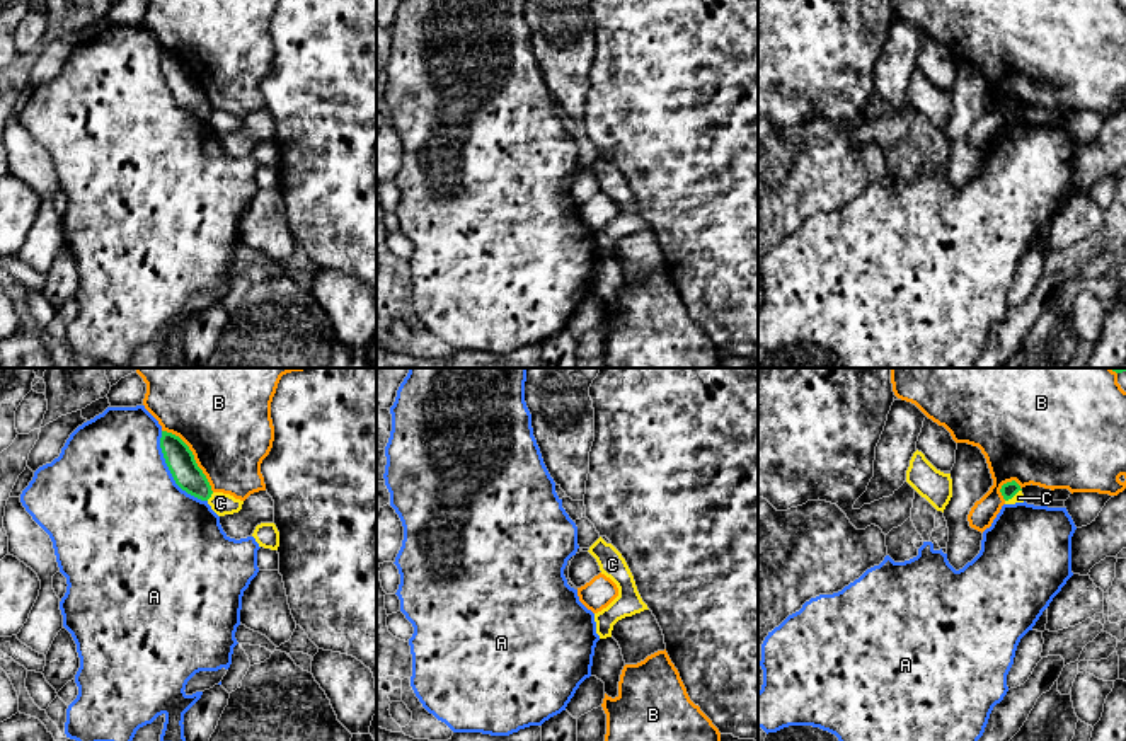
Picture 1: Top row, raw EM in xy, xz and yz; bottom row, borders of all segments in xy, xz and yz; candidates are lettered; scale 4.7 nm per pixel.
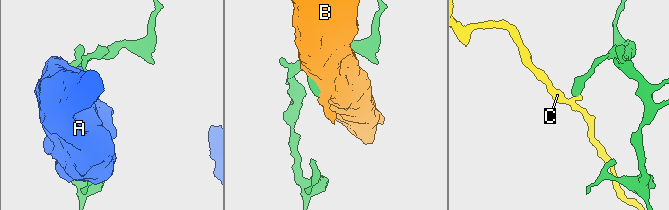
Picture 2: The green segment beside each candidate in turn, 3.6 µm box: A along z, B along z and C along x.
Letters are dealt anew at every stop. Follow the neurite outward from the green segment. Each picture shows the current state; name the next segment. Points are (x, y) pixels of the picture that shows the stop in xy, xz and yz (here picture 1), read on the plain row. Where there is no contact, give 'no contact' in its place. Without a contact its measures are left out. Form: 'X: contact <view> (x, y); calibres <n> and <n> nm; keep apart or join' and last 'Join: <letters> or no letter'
A: contact xy (171, 91); calibres 140 and 500 nm; keep apart
B: contact xy (193, 75); calibres 140 and 420 nm; keep apart
C: contact xy (210, 114); calibres 140 and 100 nm; keep apart
Join: no letter

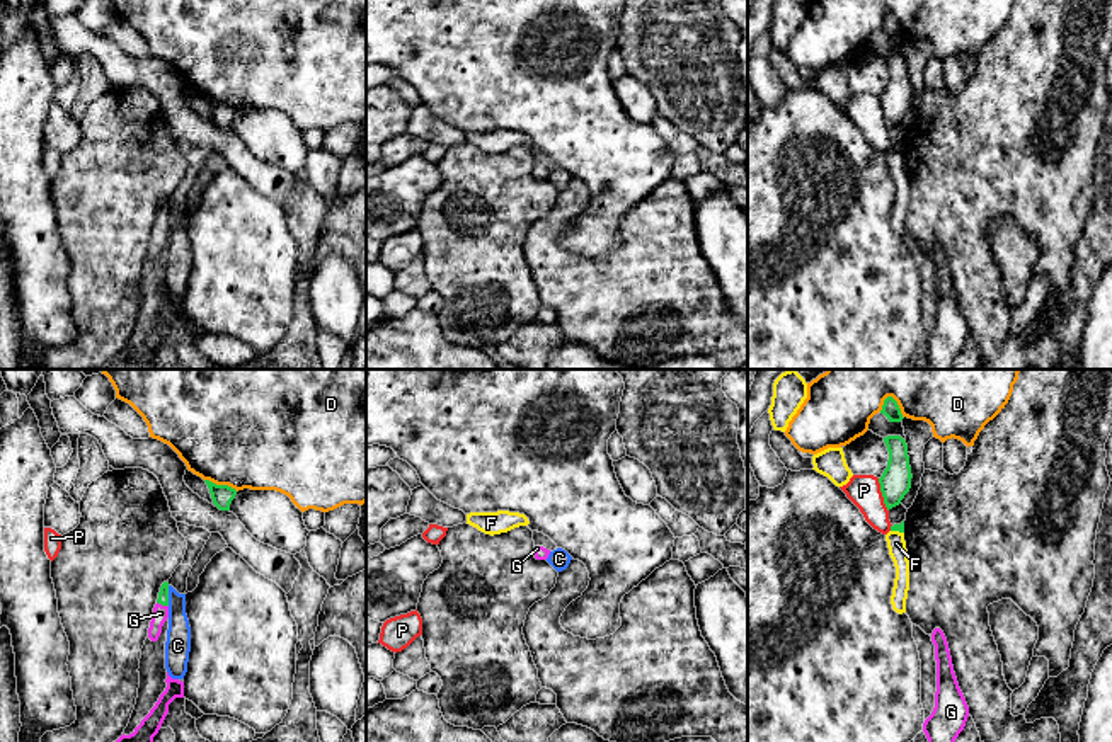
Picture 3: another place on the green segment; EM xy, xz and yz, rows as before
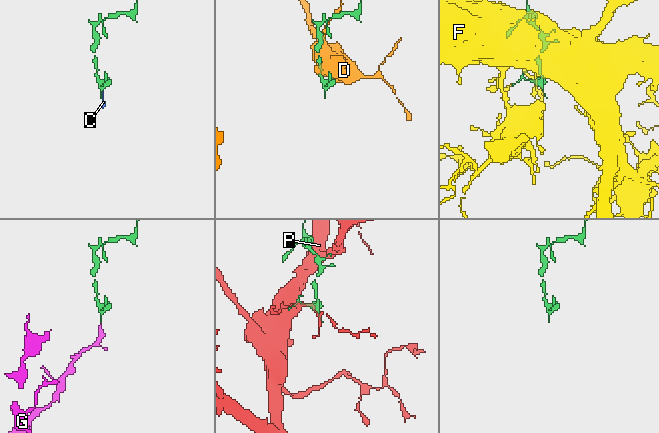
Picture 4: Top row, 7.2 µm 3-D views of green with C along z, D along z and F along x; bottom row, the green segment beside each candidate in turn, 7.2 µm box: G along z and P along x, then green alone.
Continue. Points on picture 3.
C: contact xy (167, 215); calibres 50 and 120 nm; keep apart
D: contact yz (898, 24); calibres 80 and 260 nm; keep apart
F: contact yz (898, 148); calibres 40 and 90 nm; keep apart
G: contact xy (162, 223); calibres 50 and 80 nm; join
P: contact yz (882, 114); calibres 140 and 160 nm; keep apart
Join: G

